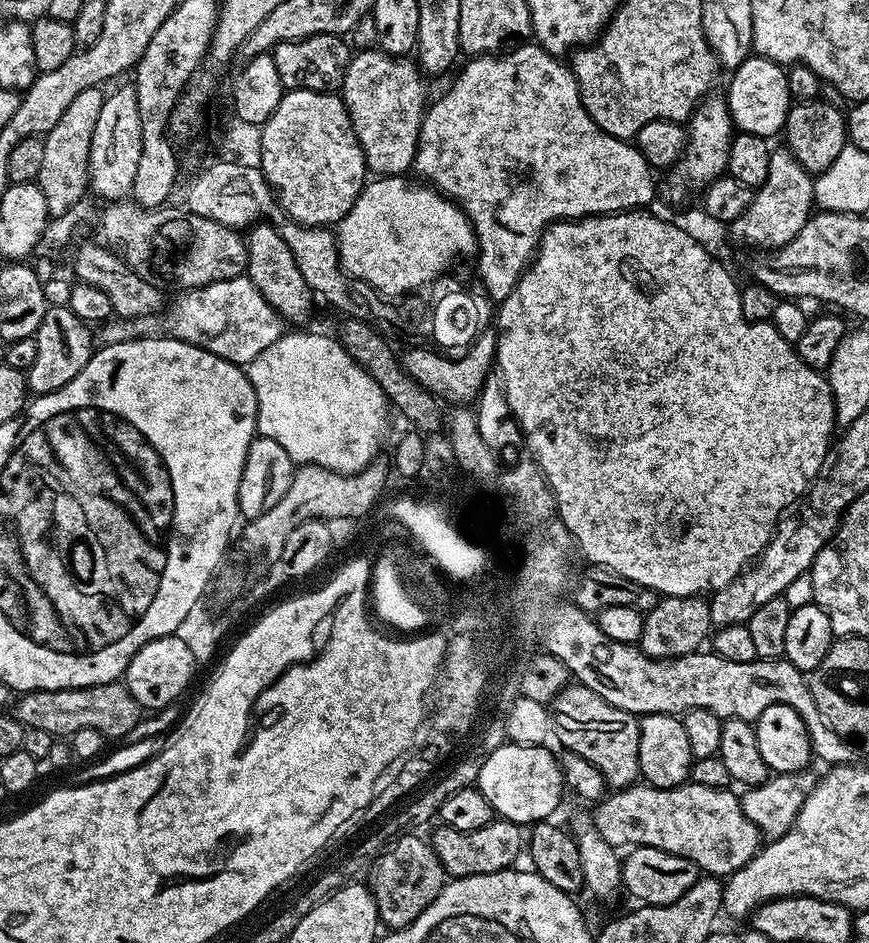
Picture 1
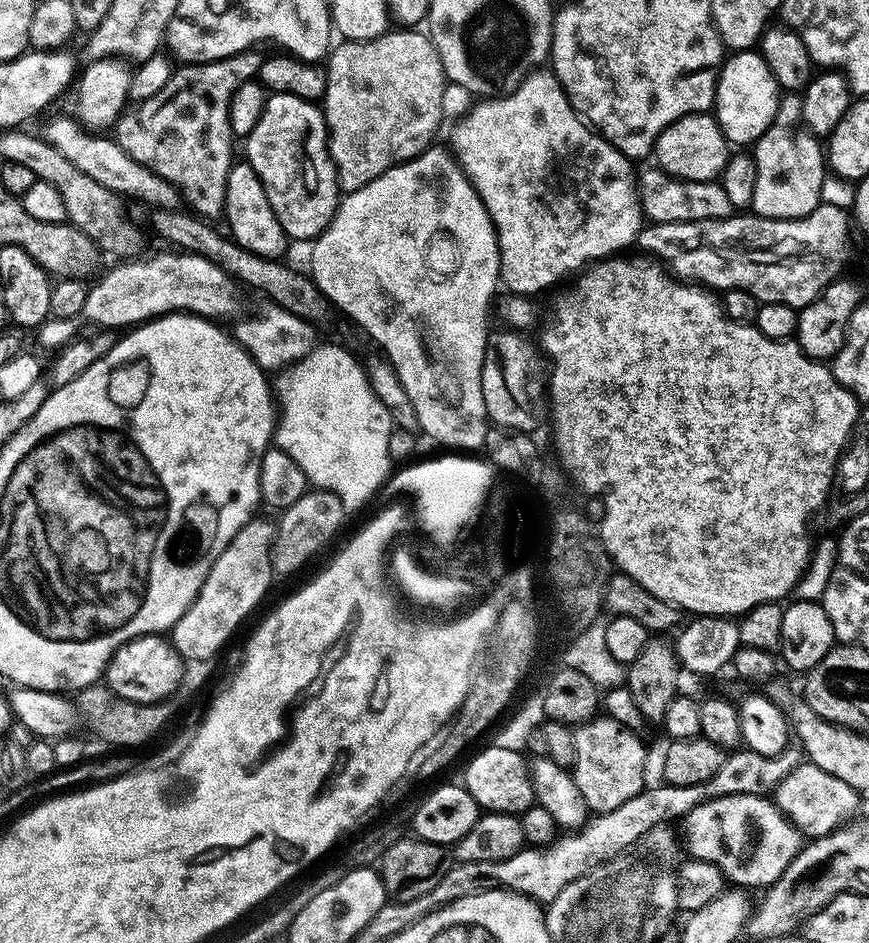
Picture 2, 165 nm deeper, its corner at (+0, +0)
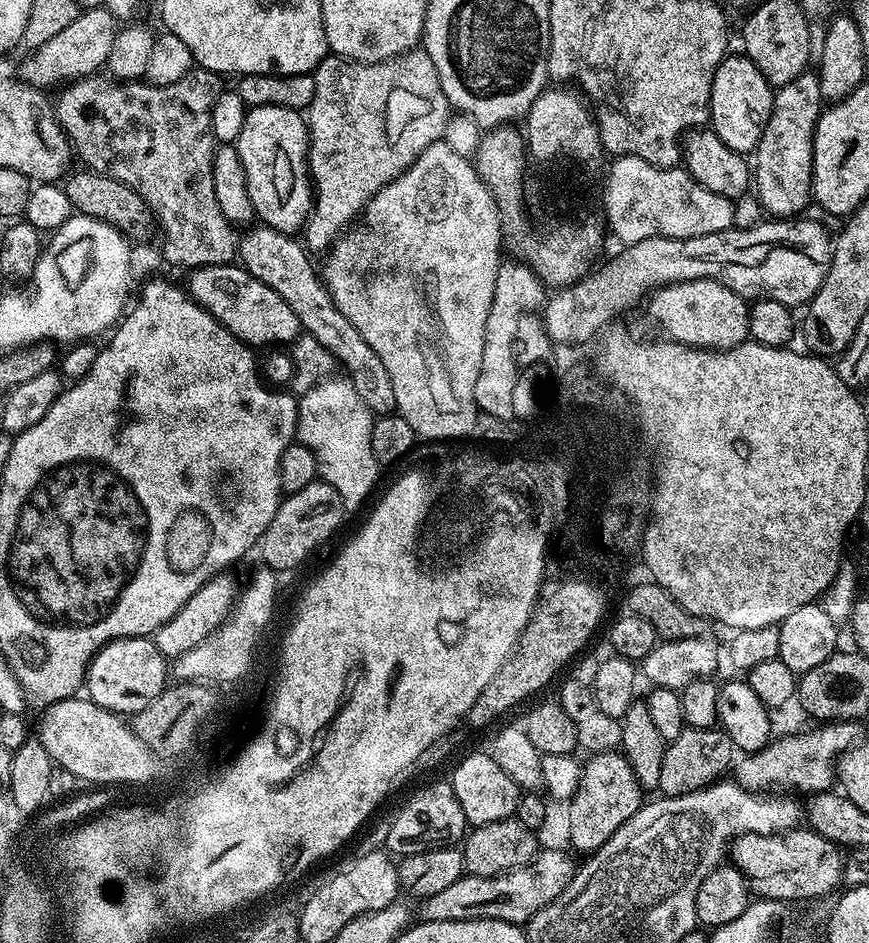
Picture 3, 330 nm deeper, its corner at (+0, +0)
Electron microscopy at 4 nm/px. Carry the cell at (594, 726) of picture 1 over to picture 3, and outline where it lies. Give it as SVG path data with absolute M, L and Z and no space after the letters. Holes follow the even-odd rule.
M623 751L597 752L587 759L580 769L576 794L567 805L568 840L572 843L573 853L598 851L639 810L642 795Z

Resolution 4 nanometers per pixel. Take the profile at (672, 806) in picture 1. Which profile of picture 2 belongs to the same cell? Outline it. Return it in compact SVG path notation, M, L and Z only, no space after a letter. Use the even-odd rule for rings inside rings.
M734 794L733 796L719 796L713 800L702 802L698 806L694 806L692 810L687 812L682 818L682 825L684 824L684 838L682 834L682 844L685 848L688 847L687 855L693 860L701 860L702 862L710 862L716 869L724 876L725 881L734 883L733 885L739 886L744 890L753 890L752 888L760 888L759 890L767 889L768 885L781 876L786 870L786 866L790 866L790 862L794 862L794 858L799 854L802 847L802 835L799 828L794 827L787 818L776 807L771 799L763 796L751 796L750 794Z

